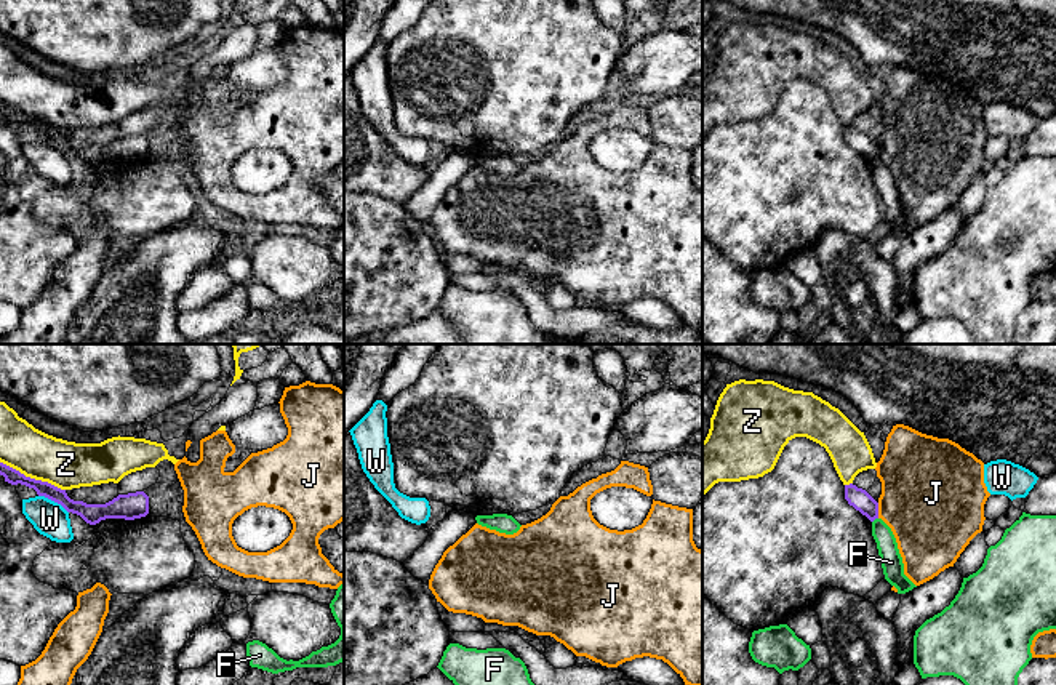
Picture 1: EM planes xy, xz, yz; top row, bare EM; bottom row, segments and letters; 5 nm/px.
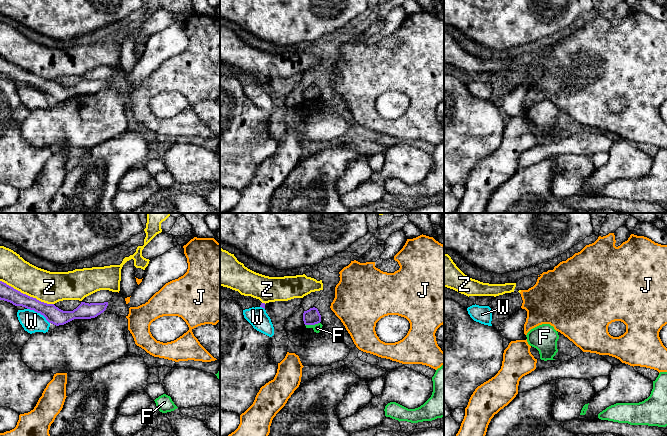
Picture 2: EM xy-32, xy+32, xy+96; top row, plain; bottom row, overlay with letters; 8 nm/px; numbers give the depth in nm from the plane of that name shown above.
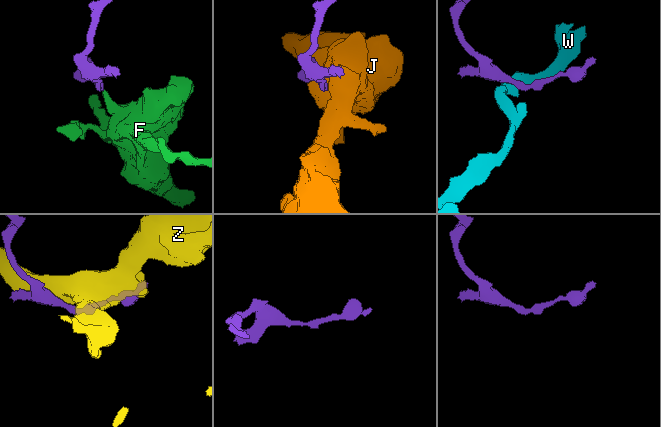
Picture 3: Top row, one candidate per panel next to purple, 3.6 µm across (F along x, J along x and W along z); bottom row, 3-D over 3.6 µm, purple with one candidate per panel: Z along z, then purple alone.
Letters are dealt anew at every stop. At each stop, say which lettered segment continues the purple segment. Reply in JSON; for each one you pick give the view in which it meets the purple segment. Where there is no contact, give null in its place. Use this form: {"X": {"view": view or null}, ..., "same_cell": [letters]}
{"same_cell": []}

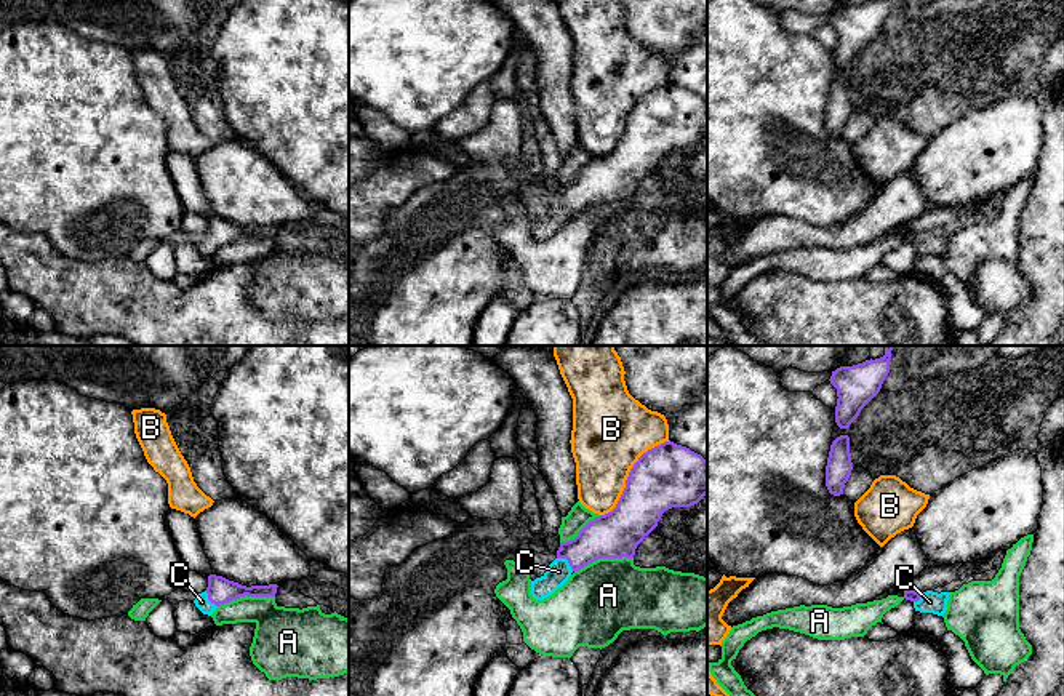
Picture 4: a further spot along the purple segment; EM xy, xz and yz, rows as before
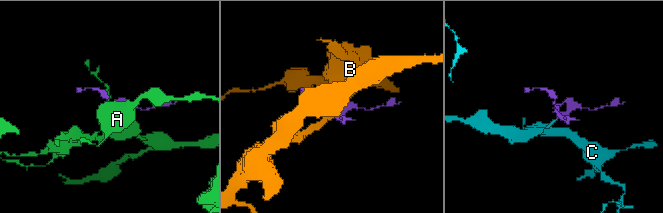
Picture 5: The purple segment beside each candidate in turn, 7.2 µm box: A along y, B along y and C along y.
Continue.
{"C": {"view": "xz"}, "same_cell": ["C"]}

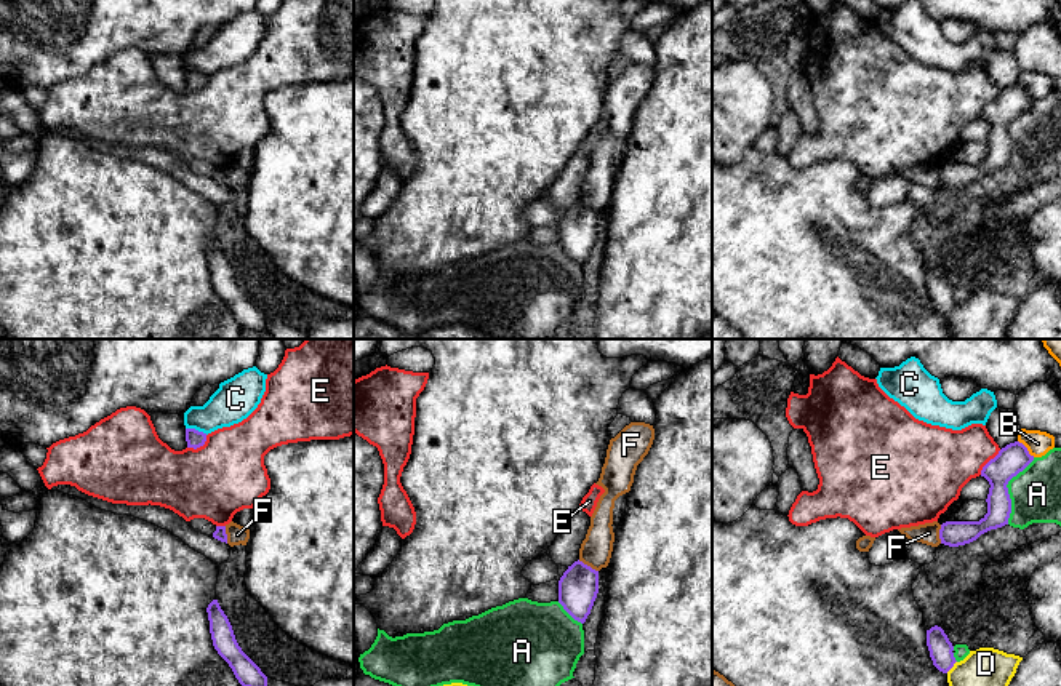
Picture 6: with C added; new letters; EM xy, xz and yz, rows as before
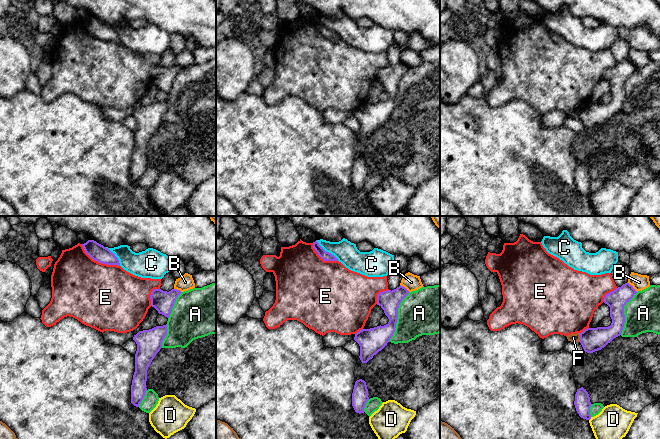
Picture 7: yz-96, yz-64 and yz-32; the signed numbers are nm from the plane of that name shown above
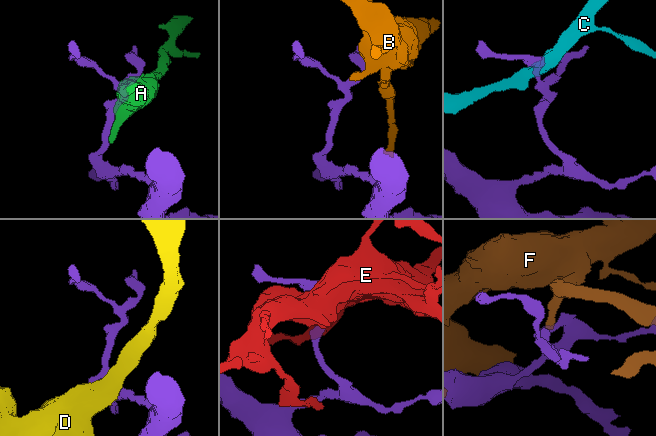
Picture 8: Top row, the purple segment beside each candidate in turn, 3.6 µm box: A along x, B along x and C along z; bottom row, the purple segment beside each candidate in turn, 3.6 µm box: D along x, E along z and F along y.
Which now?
{"same_cell": []}

